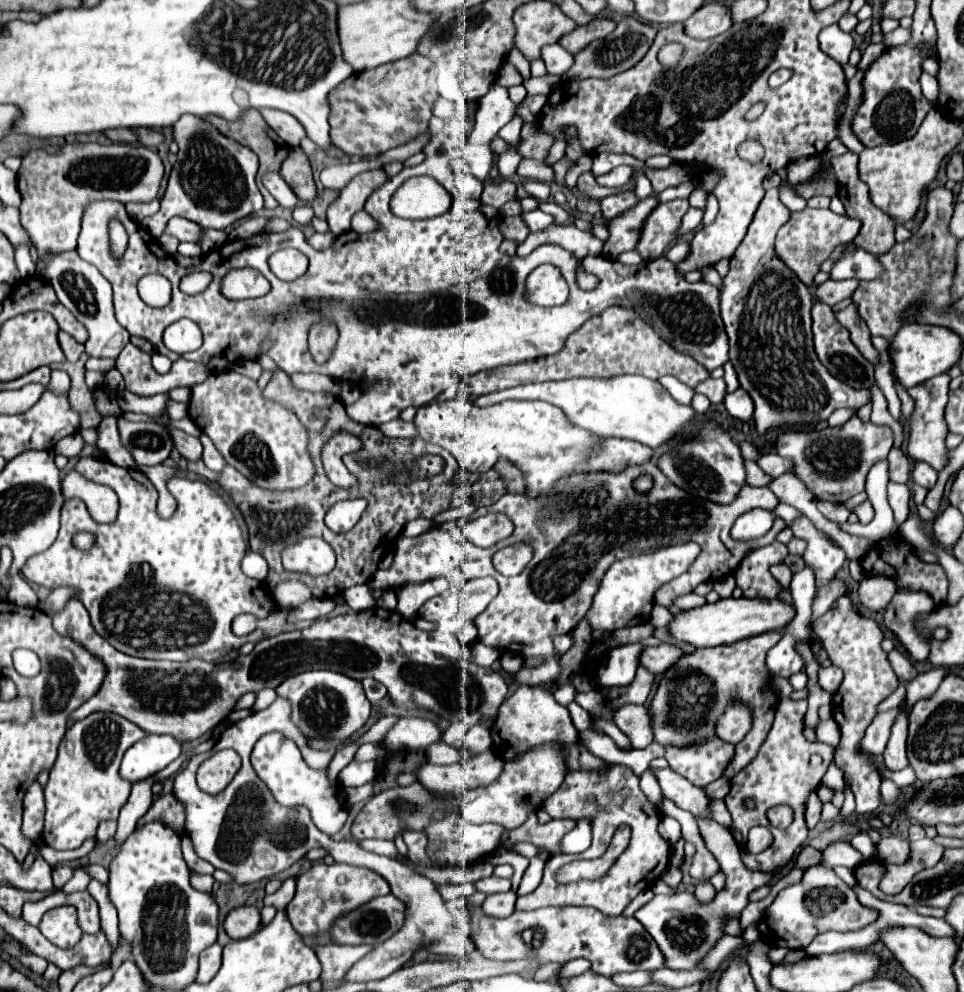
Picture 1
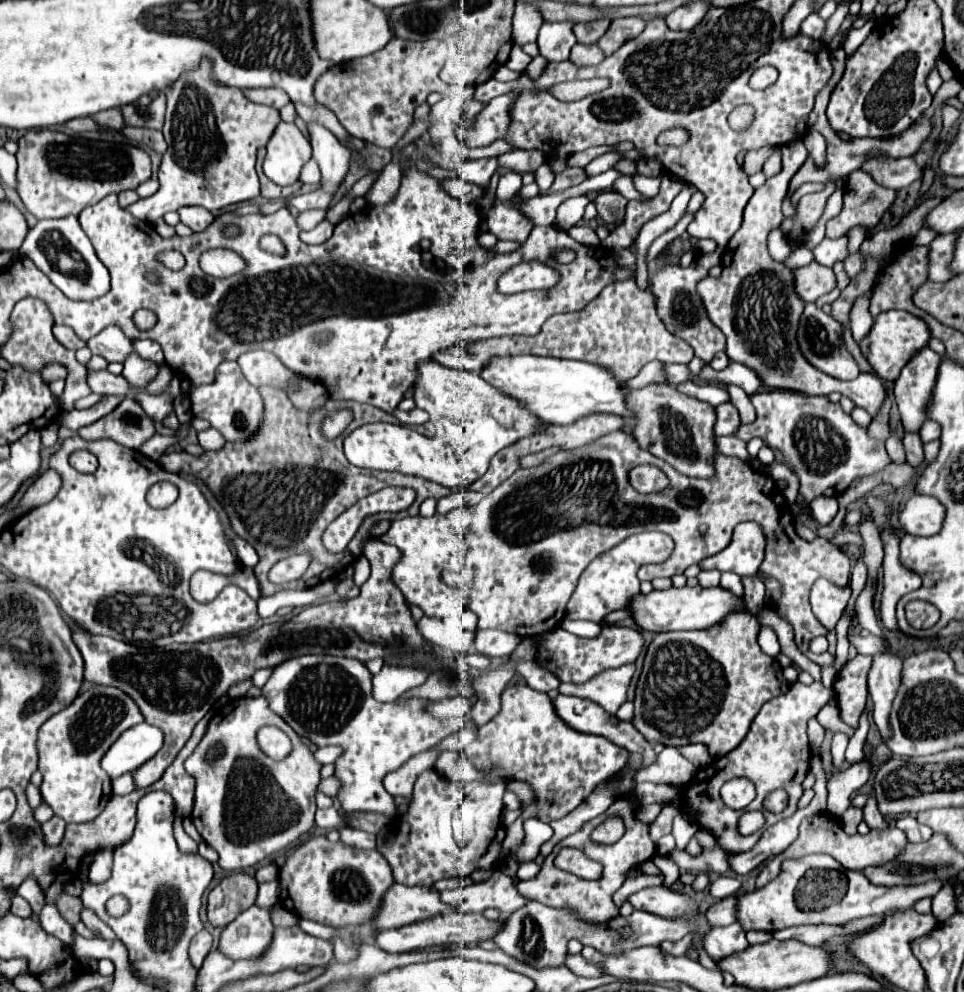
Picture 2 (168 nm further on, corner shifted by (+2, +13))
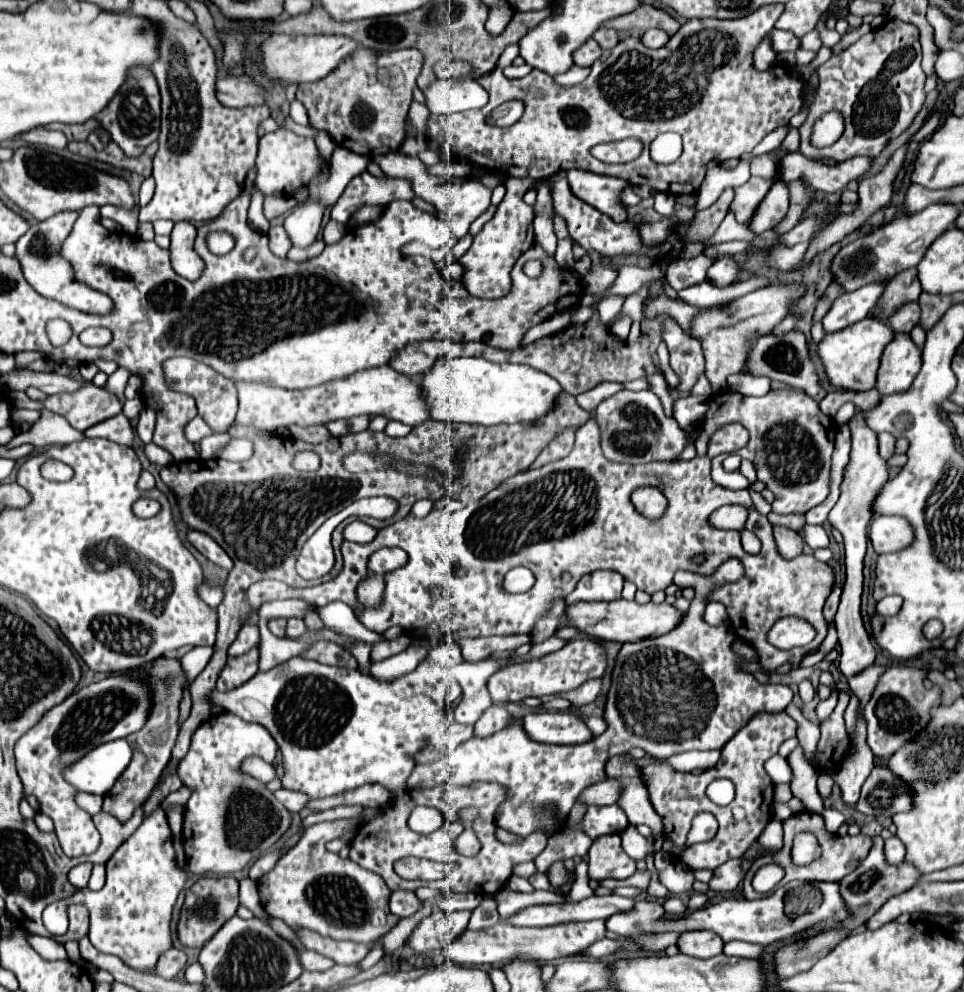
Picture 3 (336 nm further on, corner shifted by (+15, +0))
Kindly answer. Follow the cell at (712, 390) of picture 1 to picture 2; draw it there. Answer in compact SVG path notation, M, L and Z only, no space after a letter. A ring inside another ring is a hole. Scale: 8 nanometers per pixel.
M666 365L666 371L668 371L668 379L670 379L672 387L676 387L682 381L696 381L698 379L698 375L690 373L688 365Z

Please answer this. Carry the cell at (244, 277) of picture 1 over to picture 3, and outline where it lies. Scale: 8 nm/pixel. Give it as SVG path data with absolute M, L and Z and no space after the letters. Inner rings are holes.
M177 222L173 232L171 232L171 266L173 270L189 280L195 280L201 276L205 262L201 260L201 256L193 250L193 242L195 242L197 230L193 224L189 222Z

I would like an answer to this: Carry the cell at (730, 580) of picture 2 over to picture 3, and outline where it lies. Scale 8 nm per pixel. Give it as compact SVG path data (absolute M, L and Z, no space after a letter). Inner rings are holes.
M711 602L707 604L705 612L703 612L703 620L711 626L719 626L719 624L725 624L727 620L727 612L725 612L725 606L721 606L719 602Z

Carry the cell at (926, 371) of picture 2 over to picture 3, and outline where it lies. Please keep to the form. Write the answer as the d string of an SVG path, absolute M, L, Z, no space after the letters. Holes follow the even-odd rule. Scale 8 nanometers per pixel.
M897 334L885 346L881 364L877 370L875 388L883 394L905 392L921 368L921 350L915 346L909 334Z

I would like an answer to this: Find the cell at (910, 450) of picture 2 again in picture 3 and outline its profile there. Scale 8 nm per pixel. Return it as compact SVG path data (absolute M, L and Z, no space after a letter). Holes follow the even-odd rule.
M881 432L881 434L877 434L877 440L879 440L879 454L881 454L881 458L891 458L893 456L893 448L895 448L895 438L891 436L891 434L885 434L885 432Z

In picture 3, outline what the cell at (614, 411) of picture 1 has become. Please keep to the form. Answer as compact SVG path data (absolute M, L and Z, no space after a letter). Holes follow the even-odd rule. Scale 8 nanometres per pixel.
M437 358L429 372L413 378L427 402L429 418L463 424L537 422L553 406L561 386L555 378L525 364L495 364L485 358Z

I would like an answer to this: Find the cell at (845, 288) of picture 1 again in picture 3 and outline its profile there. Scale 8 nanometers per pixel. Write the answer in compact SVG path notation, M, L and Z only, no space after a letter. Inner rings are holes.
M765 286L759 288L723 308L709 308L701 310L693 318L693 328L689 334L691 338L701 342L703 356L705 356L705 376L709 378L713 392L723 392L727 388L727 376L737 374L745 366L745 358L753 346L753 342L765 336L775 324L779 324L785 316L789 316L791 306L801 298L803 286Z

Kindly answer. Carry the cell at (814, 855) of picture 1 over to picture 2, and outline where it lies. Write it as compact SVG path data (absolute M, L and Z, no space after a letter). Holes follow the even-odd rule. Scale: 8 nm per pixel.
M818 813L814 817L808 817L802 821L800 825L800 833L798 839L786 849L782 851L778 857L770 859L766 863L766 867L762 869L762 873L756 879L756 887L764 887L770 879L774 879L780 873L780 865L786 859L798 859L810 853L826 853L832 855L836 861L840 861L846 869L854 869L854 871L862 871L866 867L878 867L878 865L886 865L886 861L894 861L894 857L898 857L898 853L908 845L908 837L904 831L900 831L898 827L888 827L884 831L870 831L868 835L852 835L848 837L842 827L838 825L838 819L830 817L828 813Z

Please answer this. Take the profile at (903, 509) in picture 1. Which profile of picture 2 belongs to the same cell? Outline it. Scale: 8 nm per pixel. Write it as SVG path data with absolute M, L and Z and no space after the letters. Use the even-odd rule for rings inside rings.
M762 391L752 395L750 401L754 401L758 419L756 423L740 425L736 437L744 441L760 437L766 445L780 449L786 463L796 469L796 477L800 479L800 493L808 501L816 495L836 497L844 493L852 481L874 475L892 463L884 441L872 439L868 435L868 427L860 427L848 413L842 411L840 403L830 403L828 397Z

